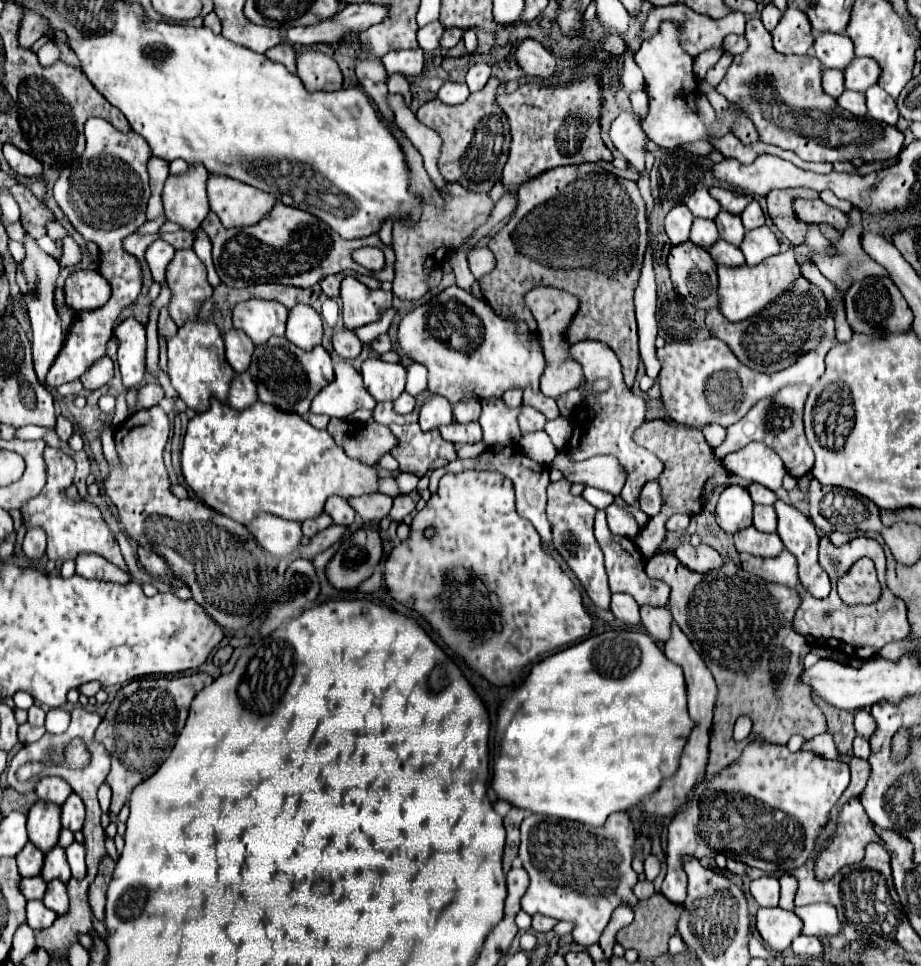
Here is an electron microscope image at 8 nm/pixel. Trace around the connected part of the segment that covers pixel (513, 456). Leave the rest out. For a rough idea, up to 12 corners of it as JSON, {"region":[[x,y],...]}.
{"region":[[488,447],[474,459],[456,459],[436,469],[430,493],[446,471],[498,471],[514,483],[518,515],[544,543],[548,469],[520,449]]}

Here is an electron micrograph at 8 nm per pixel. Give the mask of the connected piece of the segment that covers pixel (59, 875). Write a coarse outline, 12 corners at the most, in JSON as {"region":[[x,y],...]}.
{"region":[[60,845],[46,853],[44,881],[70,881],[70,867]]}

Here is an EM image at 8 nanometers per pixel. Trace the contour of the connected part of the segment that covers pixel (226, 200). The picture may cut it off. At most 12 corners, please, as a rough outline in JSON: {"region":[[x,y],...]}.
{"region":[[210,175],[208,203],[224,227],[266,217],[276,197]]}

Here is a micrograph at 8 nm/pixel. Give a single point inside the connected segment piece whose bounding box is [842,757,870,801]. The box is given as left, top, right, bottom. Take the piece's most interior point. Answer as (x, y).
(859, 768)

